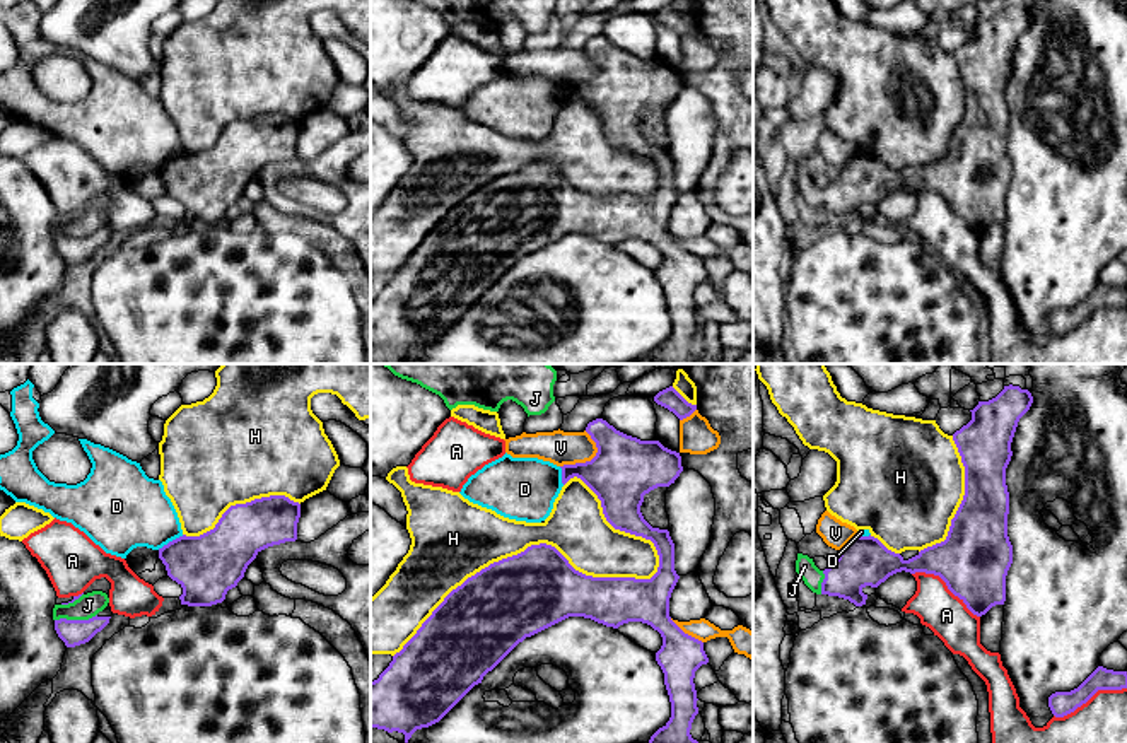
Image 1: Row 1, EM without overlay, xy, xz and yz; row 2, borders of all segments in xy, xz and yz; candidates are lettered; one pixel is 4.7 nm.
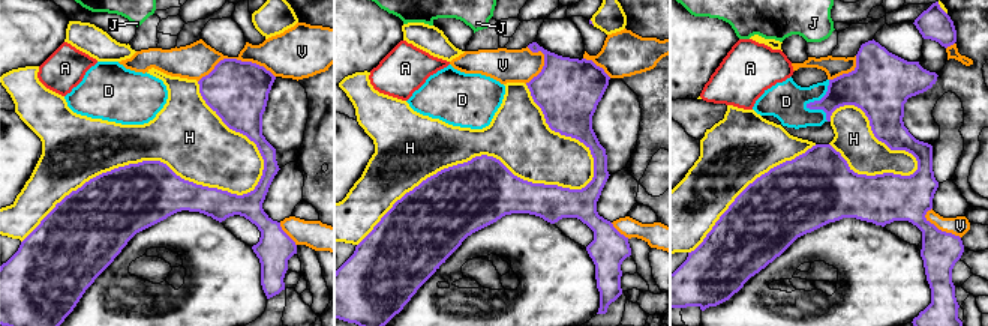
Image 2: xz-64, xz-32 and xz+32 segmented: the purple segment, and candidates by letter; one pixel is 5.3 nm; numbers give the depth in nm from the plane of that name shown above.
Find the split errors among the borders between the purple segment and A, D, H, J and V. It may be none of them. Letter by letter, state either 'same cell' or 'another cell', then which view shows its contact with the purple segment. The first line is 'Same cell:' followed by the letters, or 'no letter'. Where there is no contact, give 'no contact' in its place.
Same cell: J
A: another cell; contact in yz
D: another cell; contact in xy
H: another cell; contact in xz
J: same cell; contact in xy
V: another cell; contact in xz

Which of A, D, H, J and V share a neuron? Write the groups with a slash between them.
A / D / H V / J

